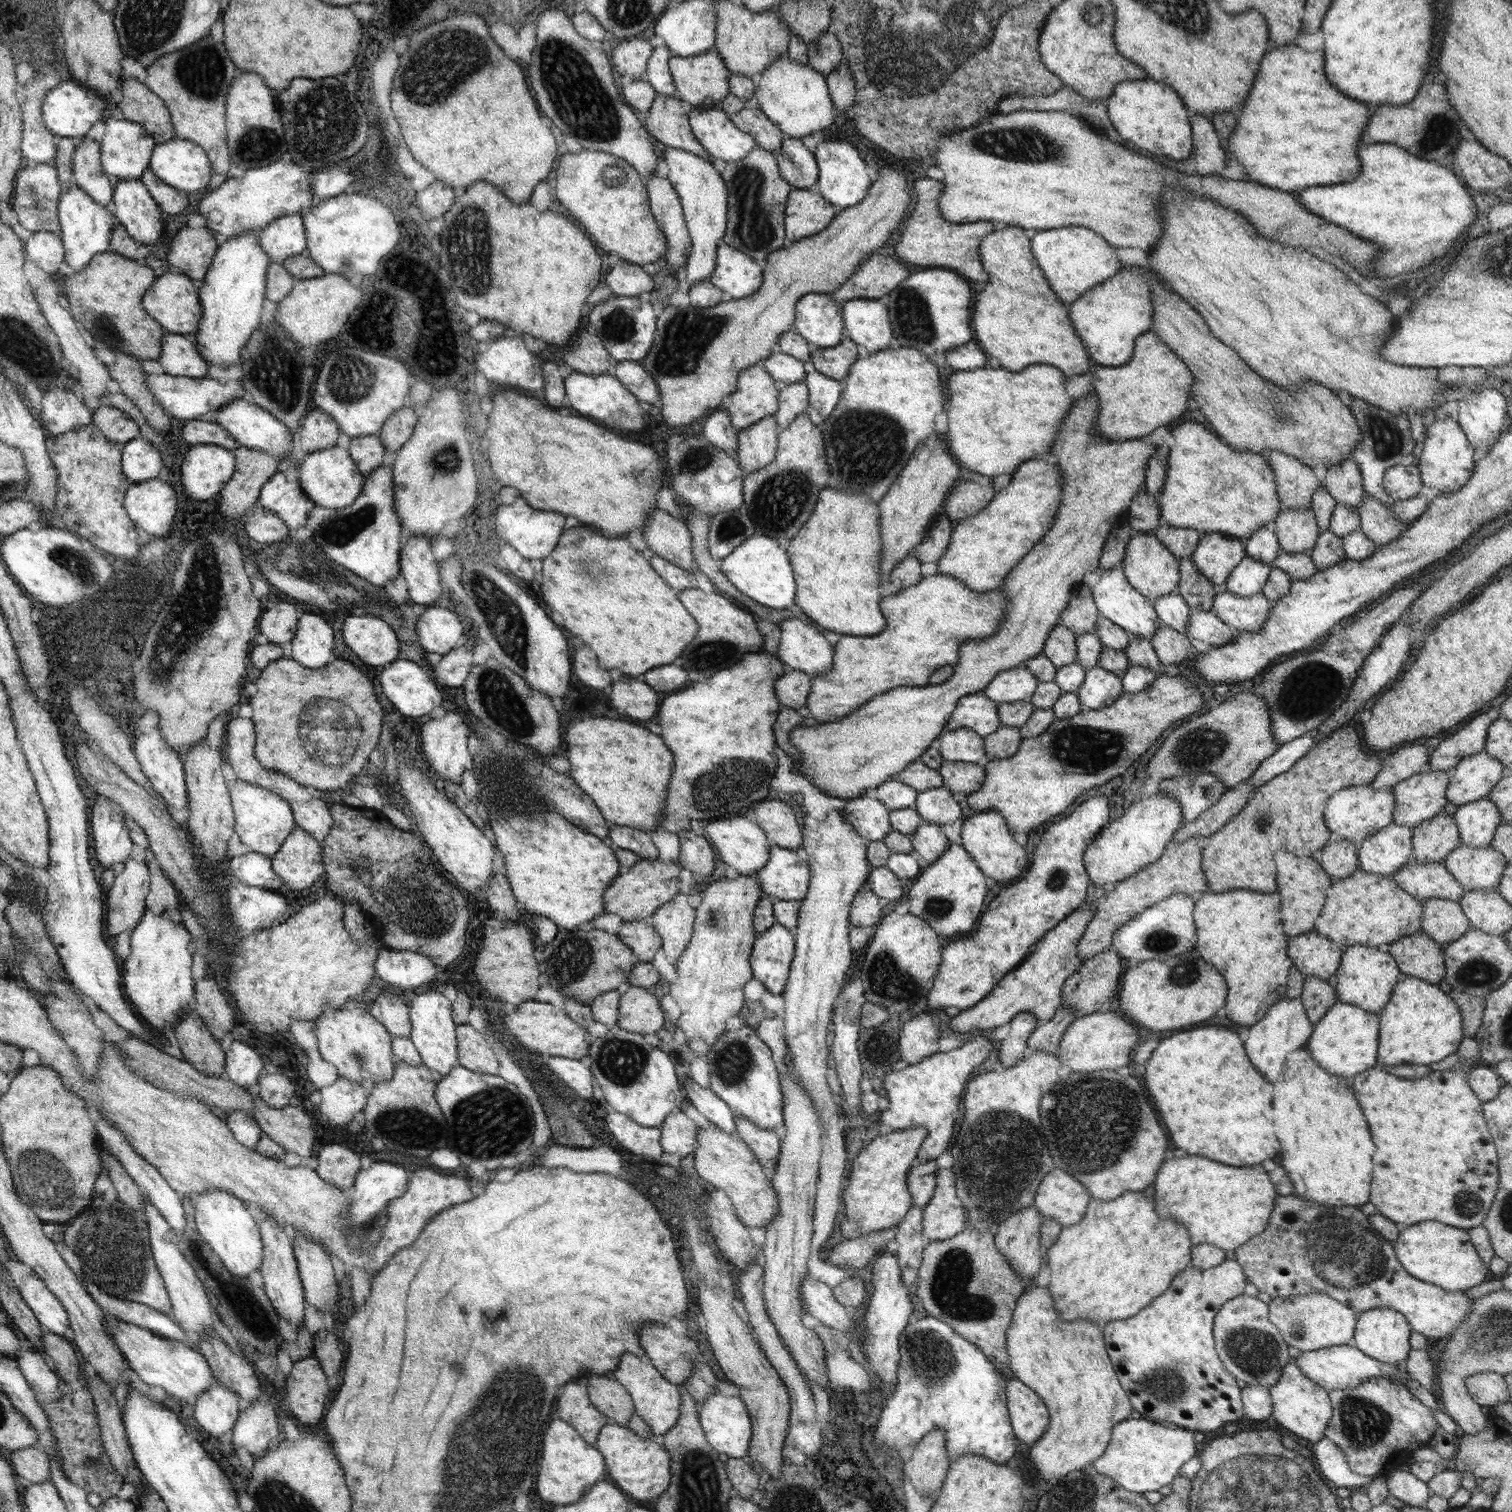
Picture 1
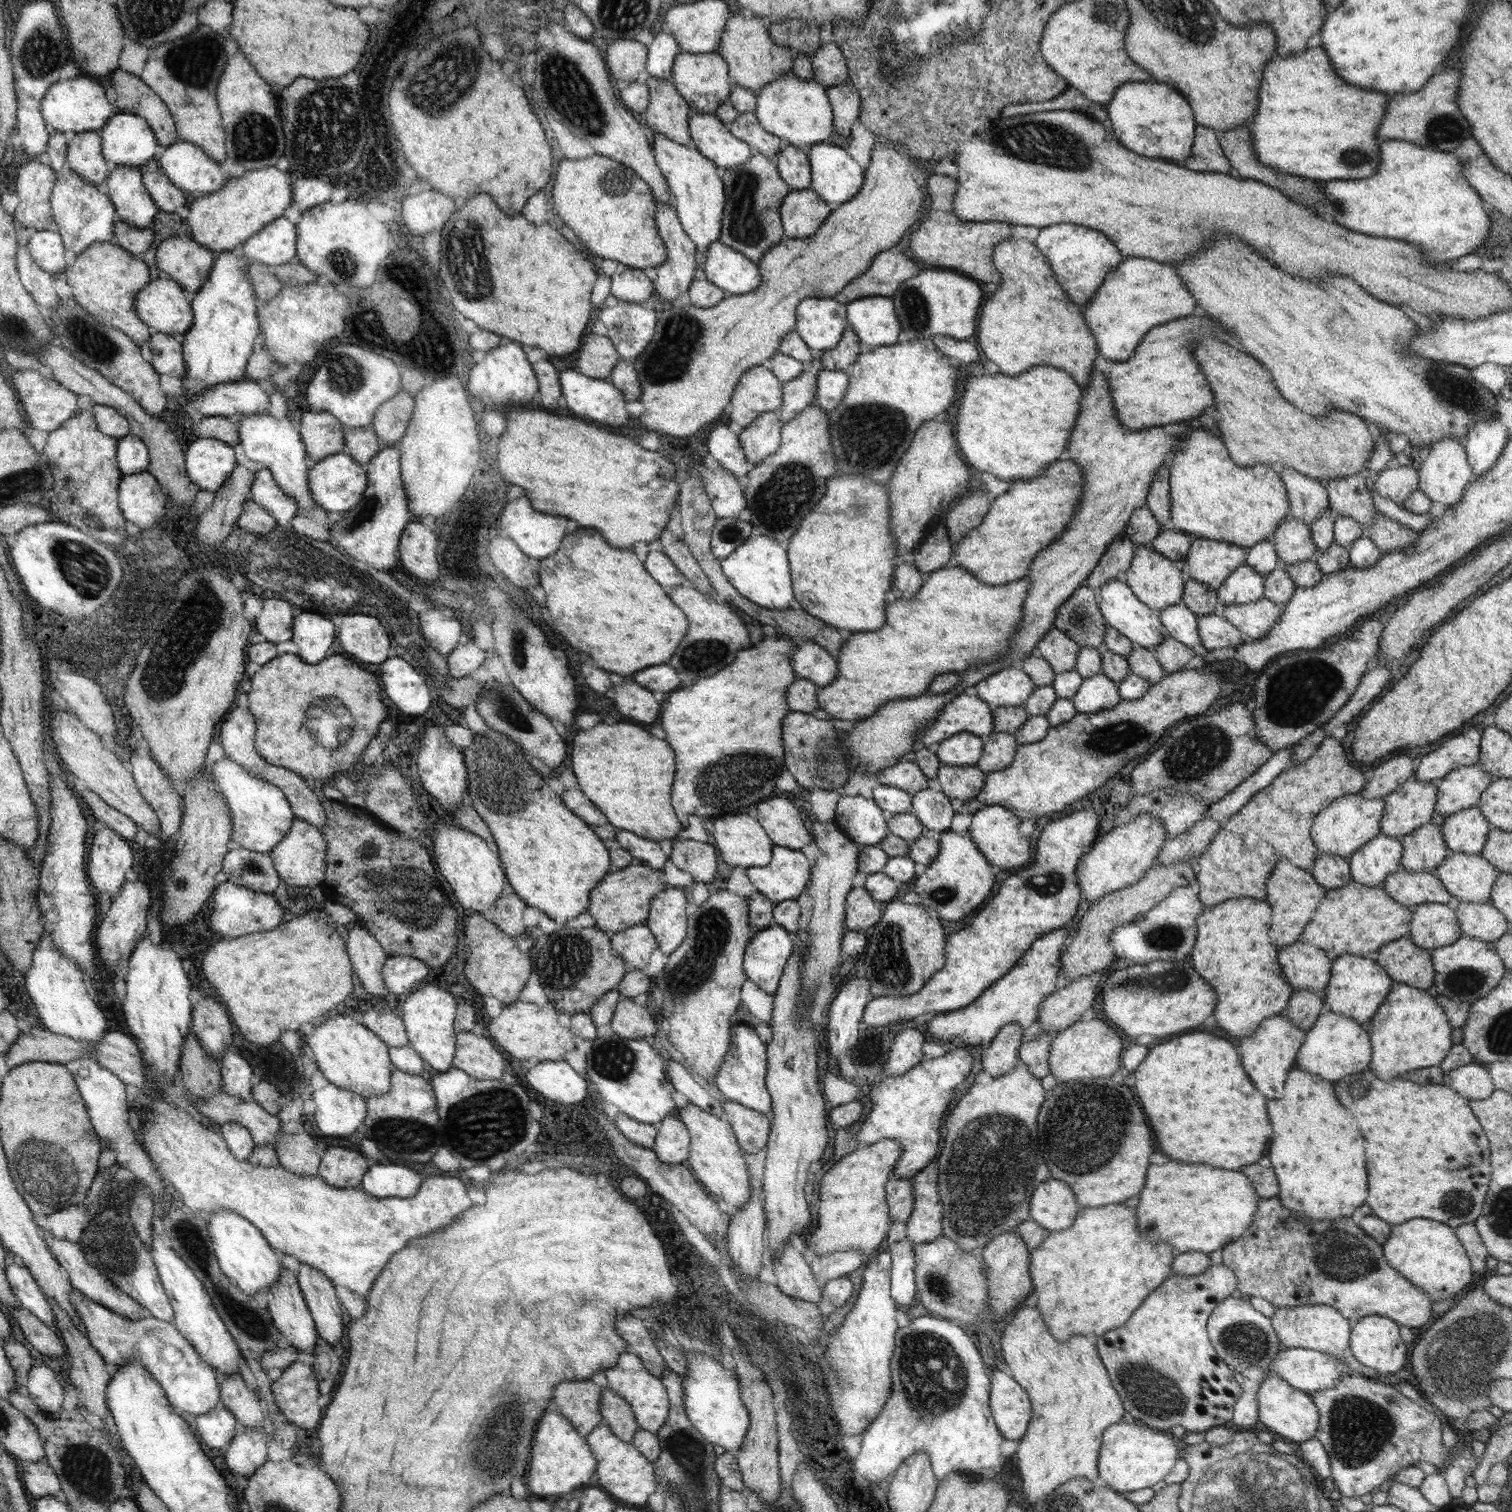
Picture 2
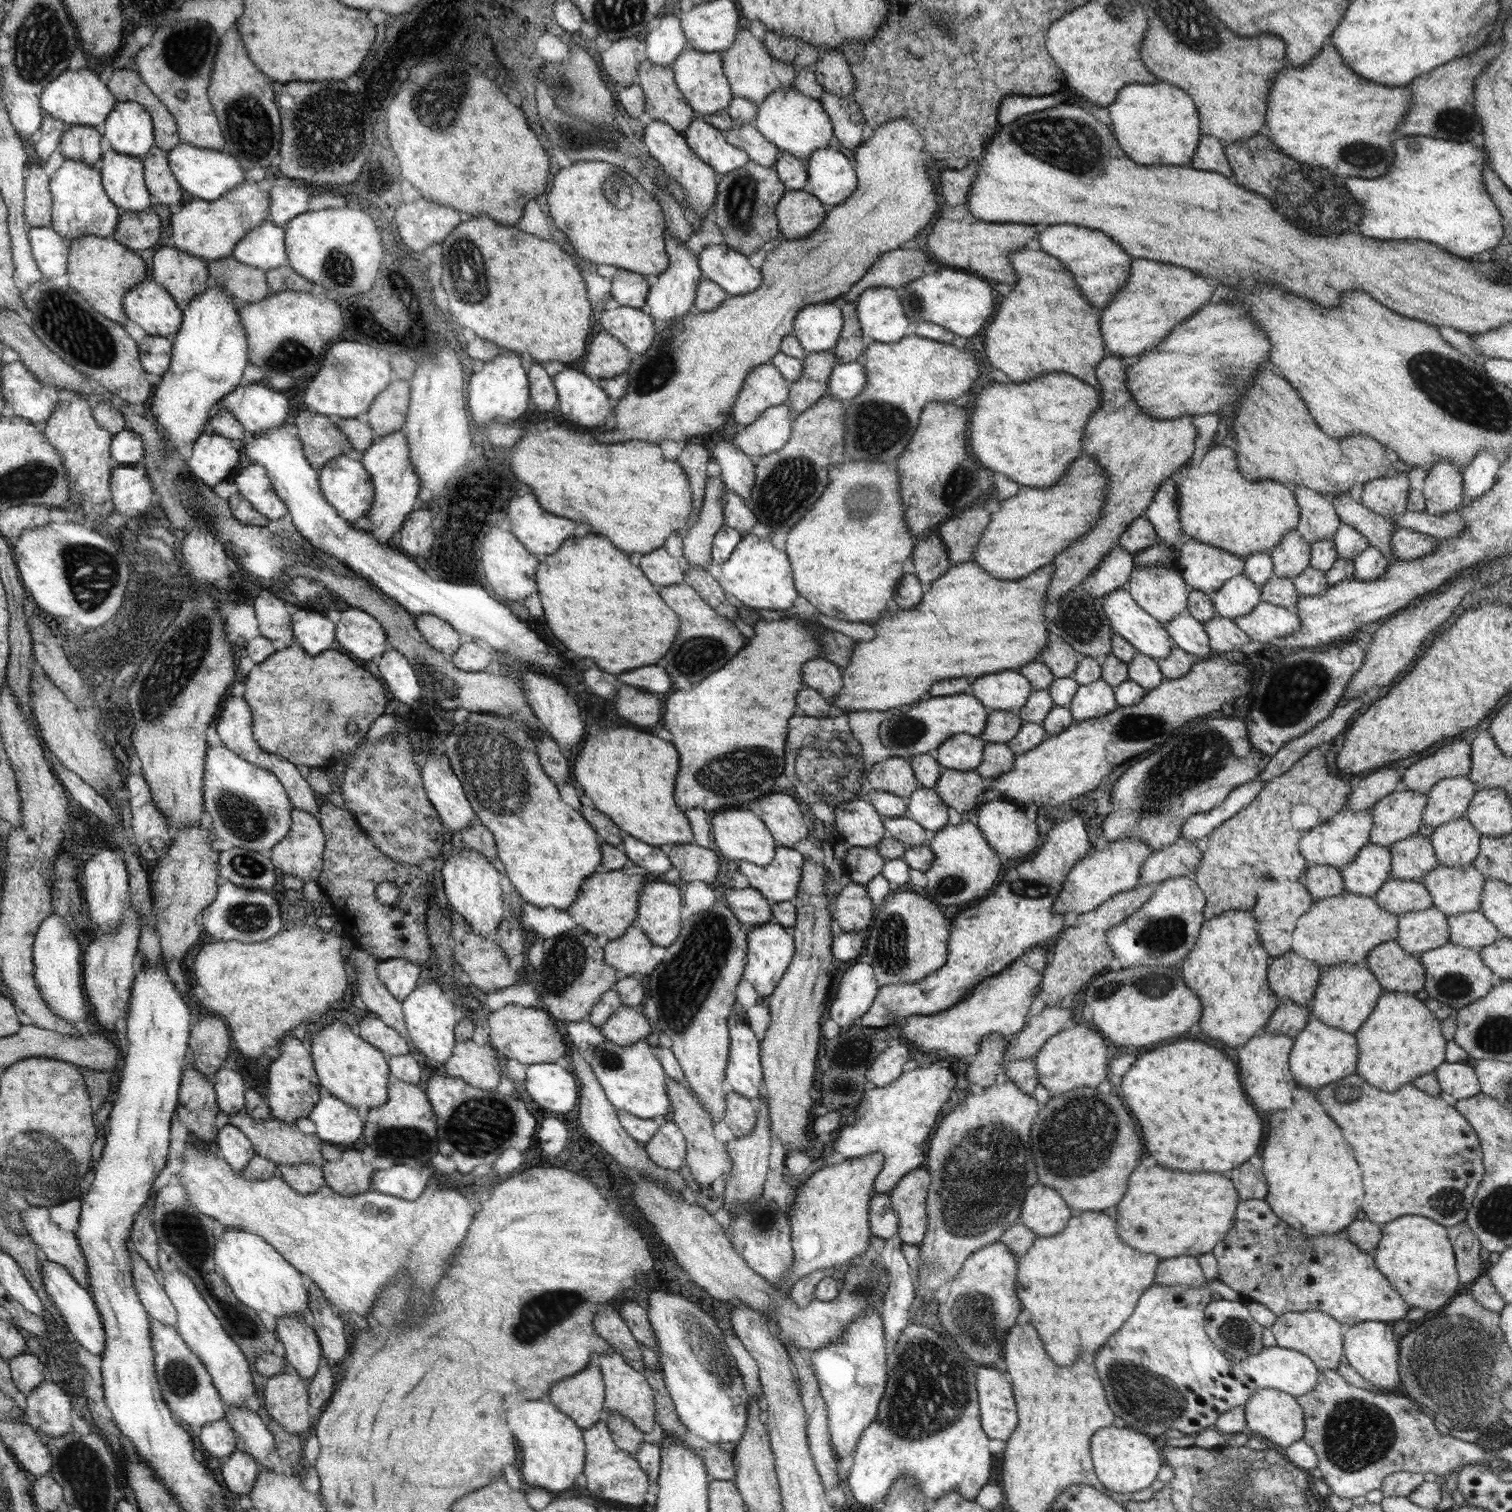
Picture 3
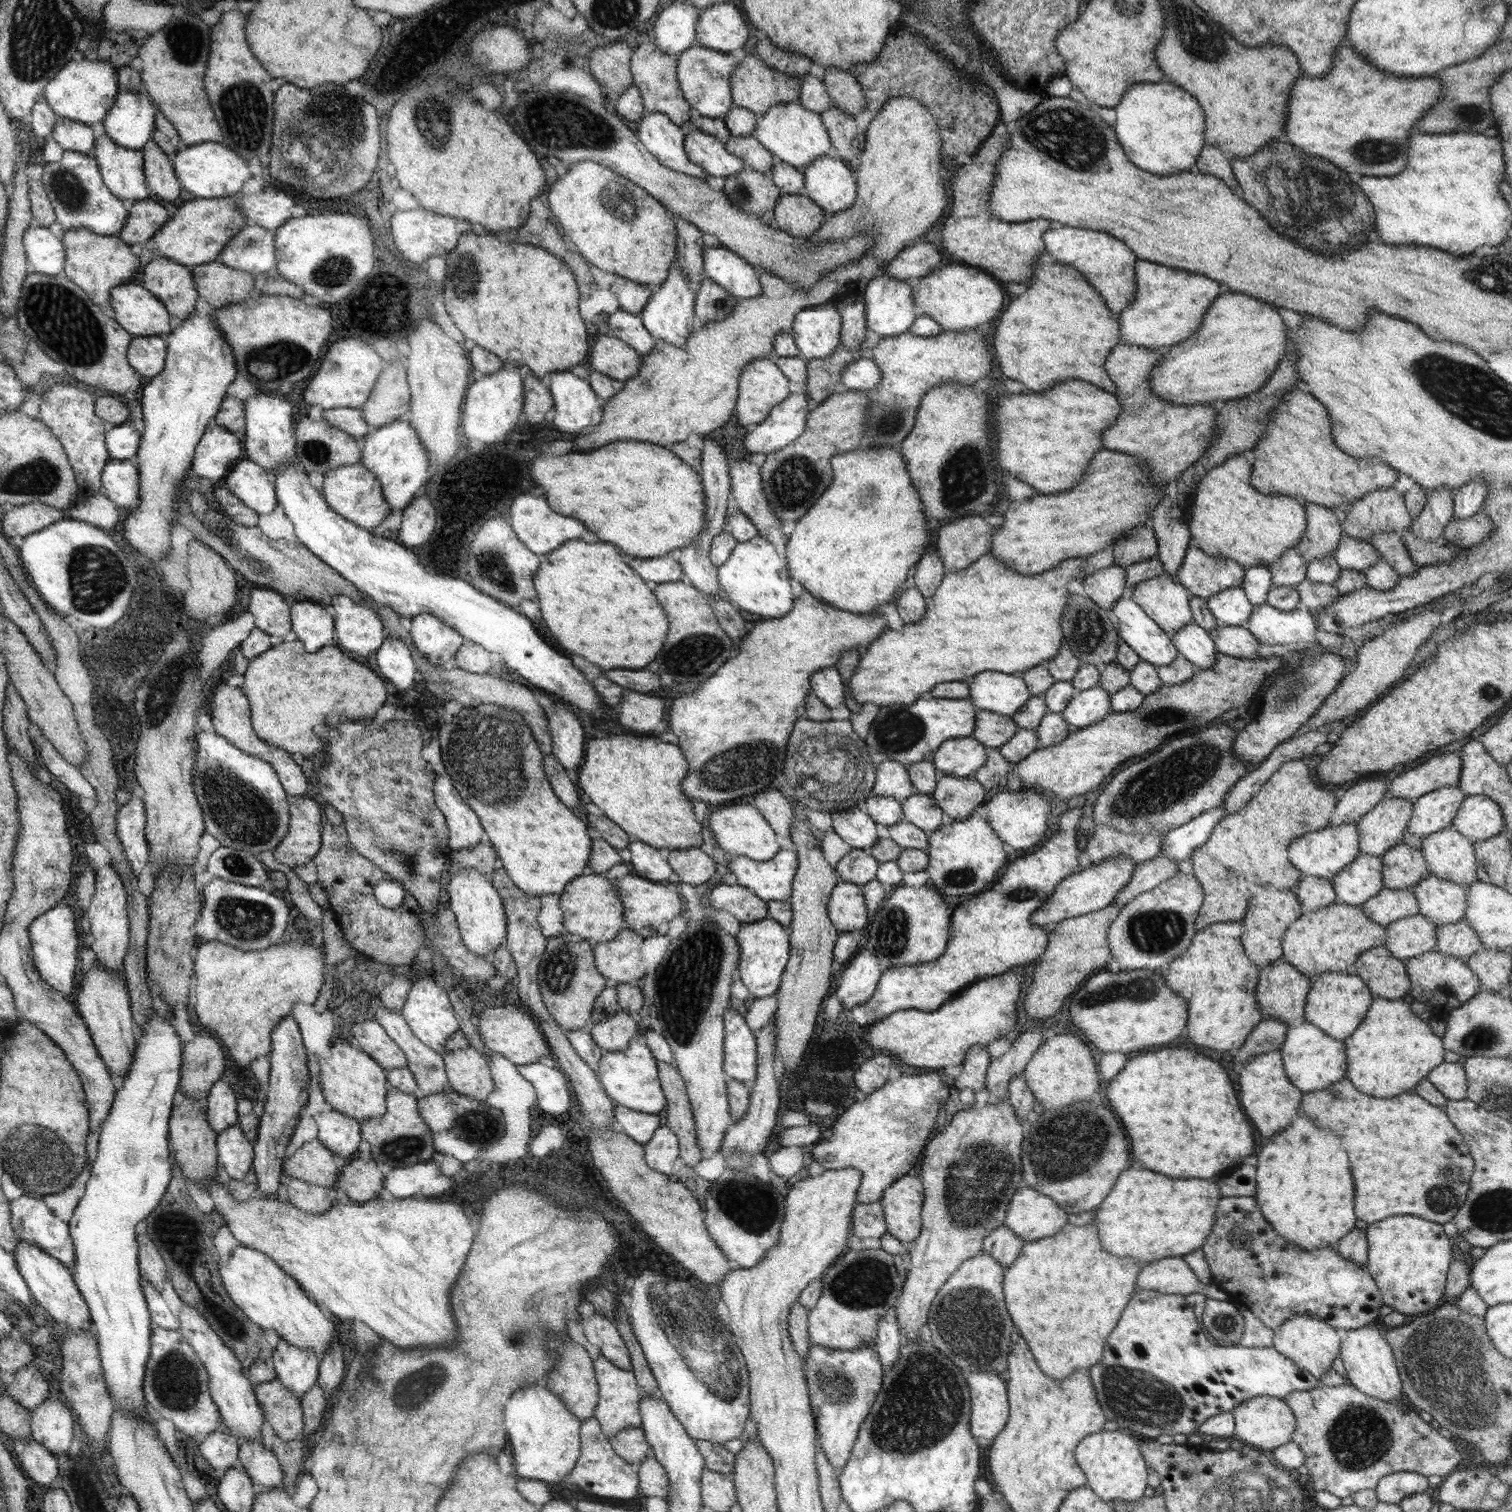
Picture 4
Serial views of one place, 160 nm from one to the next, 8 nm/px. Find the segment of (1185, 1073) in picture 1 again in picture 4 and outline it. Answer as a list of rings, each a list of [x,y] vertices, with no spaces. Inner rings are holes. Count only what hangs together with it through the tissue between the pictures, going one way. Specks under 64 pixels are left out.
[[[1166,1048],[1128,1060],[1122,1072],[1108,1084],[1106,1098],[1116,1114],[1120,1102],[1120,1122],[1130,1136],[1132,1156],[1146,1170],[1168,1178],[1214,1178],[1222,1170],[1240,1166],[1242,1158],[1254,1154],[1252,1124],[1238,1104],[1228,1072],[1218,1062],[1194,1050]]]

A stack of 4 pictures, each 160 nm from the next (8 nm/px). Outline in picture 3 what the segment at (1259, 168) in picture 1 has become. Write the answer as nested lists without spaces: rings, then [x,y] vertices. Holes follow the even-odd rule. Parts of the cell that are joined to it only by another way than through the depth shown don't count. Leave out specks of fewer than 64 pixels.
[[[1326,45],[1312,59],[1310,66],[1286,68],[1278,74],[1270,90],[1266,110],[1266,128],[1270,130],[1268,138],[1280,148],[1280,152],[1298,162],[1328,168],[1332,174],[1378,178],[1384,176],[1388,172],[1388,166],[1392,164],[1394,148],[1390,134],[1411,109],[1410,100],[1412,94],[1408,88],[1382,86],[1356,76],[1340,58],[1334,45]]]

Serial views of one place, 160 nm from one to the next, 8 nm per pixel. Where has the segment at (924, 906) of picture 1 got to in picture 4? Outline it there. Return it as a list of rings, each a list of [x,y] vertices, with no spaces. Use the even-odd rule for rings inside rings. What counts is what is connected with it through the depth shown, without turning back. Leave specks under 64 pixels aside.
[[[978,813],[970,815],[963,821],[952,821],[946,825],[943,824],[932,831],[932,834],[927,837],[927,841],[929,845],[925,851],[929,856],[927,871],[930,874],[930,882],[944,895],[974,894],[974,892],[982,892],[982,890],[991,888],[1009,863],[1009,859],[1006,860],[1008,856],[1004,852],[1005,842],[989,826],[986,818],[978,815]]]

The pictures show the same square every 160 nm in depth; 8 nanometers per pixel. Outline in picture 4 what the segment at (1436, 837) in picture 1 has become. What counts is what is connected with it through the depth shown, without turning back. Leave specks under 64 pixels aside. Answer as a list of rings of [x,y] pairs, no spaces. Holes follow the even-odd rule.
[[[1406,843],[1389,848],[1381,861],[1382,880],[1390,890],[1411,889],[1431,875],[1422,851]]]

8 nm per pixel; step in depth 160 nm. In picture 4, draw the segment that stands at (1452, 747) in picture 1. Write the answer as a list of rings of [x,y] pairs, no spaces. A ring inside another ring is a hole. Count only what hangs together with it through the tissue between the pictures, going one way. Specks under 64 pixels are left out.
[[[1456,751],[1434,756],[1422,765],[1392,779],[1383,798],[1414,801],[1443,786],[1457,786],[1462,770],[1461,762],[1461,755]]]

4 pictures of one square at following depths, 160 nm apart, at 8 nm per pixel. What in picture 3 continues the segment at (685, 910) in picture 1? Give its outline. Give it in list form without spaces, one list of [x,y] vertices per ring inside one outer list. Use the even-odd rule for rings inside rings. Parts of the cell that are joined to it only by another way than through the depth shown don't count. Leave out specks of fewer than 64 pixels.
[[[648,879],[639,894],[634,926],[646,932],[656,946],[668,948],[680,936],[682,894],[676,885]]]

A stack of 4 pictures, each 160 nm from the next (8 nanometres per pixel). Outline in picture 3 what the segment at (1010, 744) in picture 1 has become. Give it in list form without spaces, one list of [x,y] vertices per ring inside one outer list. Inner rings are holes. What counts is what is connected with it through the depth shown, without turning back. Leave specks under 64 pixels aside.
[[[990,742],[985,743],[983,750],[983,759],[980,766],[975,768],[975,771],[982,778],[992,780],[1001,774],[1012,770],[1015,764],[1015,754],[1007,743]]]

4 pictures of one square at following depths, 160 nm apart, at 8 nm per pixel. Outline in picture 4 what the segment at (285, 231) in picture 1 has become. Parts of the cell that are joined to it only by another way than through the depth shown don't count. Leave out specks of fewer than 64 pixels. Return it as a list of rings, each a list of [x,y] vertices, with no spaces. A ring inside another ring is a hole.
[[[246,225],[222,251],[218,260],[224,266],[254,274],[266,273],[278,262],[275,231],[258,225]]]

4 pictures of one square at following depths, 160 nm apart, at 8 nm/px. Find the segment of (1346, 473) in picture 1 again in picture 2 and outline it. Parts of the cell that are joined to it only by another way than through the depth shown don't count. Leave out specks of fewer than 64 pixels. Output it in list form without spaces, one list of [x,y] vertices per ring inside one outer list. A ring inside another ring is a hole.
[[[1359,473],[1334,479],[1328,481],[1326,490],[1329,508],[1335,516],[1352,518],[1366,528],[1374,523],[1374,517],[1379,513],[1374,508],[1373,496],[1365,477],[1365,473]]]

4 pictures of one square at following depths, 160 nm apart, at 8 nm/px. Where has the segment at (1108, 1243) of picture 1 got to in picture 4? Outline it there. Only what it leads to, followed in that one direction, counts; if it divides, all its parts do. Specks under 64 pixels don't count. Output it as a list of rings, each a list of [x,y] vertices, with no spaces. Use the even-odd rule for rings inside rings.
[[[1066,1223],[1051,1237],[1025,1241],[1017,1261],[1004,1269],[1003,1293],[1016,1332],[1020,1332],[1019,1335],[1028,1342],[1028,1348],[1044,1374],[1060,1380],[1068,1378],[1075,1370],[1089,1369],[1102,1360],[1108,1335],[1136,1294],[1136,1277],[1141,1268],[1133,1258],[1108,1254],[1100,1244],[1095,1224],[1075,1226]]]

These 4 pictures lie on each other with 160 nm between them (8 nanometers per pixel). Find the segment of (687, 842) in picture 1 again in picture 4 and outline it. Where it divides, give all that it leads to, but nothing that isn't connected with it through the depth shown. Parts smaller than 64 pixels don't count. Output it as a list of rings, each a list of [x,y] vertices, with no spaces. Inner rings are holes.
[[[700,847],[670,850],[668,864],[675,872],[675,881],[700,886],[714,876],[716,863]]]

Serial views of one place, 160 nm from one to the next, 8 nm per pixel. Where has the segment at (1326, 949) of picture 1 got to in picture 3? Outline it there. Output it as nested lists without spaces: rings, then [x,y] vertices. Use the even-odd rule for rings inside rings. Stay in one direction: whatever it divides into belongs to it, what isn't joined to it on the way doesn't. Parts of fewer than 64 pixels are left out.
[[[1290,951],[1282,957],[1271,958],[1267,968],[1268,987],[1281,1003],[1291,1000],[1309,1006],[1322,970],[1316,963]]]

